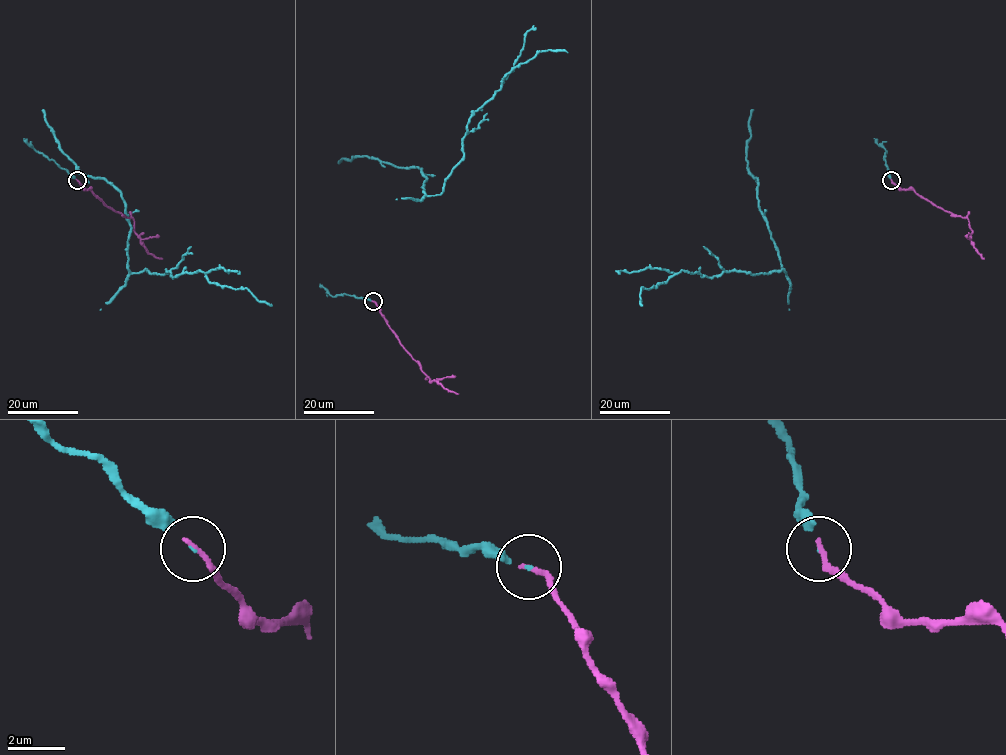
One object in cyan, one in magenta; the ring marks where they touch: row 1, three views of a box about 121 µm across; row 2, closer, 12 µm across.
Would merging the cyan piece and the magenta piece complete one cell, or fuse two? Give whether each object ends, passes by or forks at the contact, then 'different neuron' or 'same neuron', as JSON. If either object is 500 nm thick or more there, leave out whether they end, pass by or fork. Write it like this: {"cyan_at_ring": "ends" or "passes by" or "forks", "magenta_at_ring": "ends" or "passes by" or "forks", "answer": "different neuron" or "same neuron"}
{"cyan_at_ring": "ends", "magenta_at_ring": "ends", "answer": "same neuron"}

